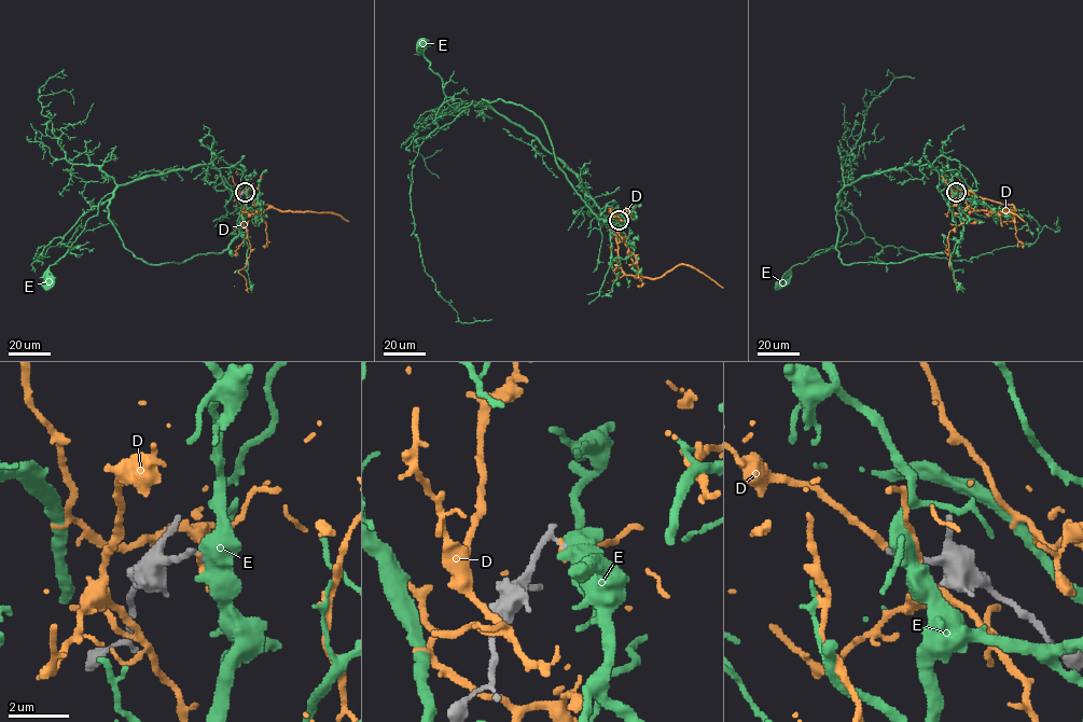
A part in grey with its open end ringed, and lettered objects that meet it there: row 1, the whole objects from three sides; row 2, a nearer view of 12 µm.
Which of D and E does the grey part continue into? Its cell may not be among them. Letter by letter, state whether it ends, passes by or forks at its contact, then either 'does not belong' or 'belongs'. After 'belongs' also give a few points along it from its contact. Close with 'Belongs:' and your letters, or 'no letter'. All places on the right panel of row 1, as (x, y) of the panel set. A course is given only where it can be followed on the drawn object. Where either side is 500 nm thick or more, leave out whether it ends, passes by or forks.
D: it ends | does not belong
E: does not belong
Belongs: no letter

